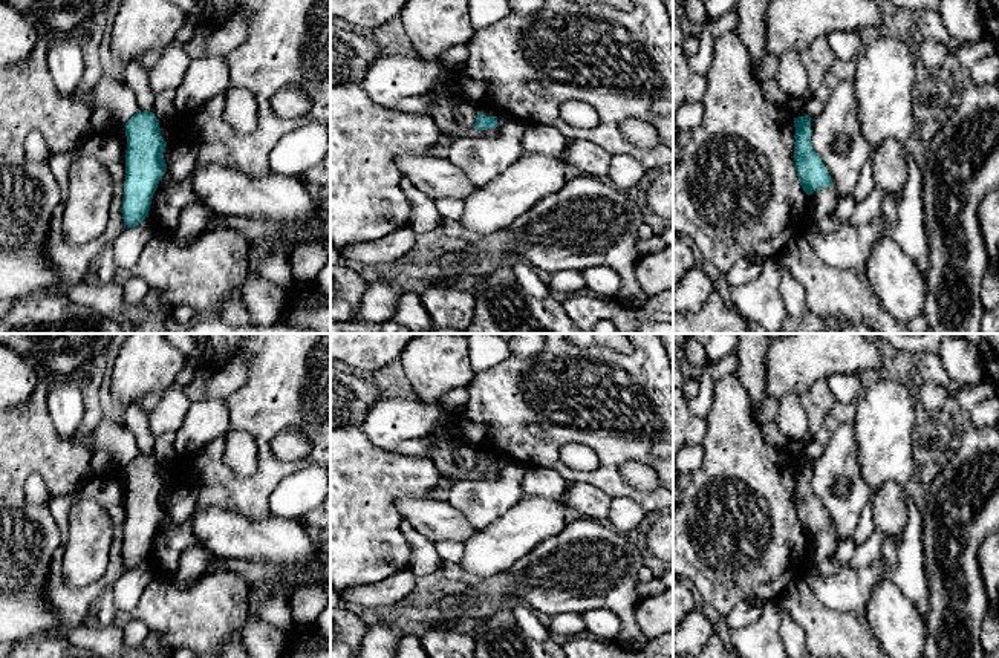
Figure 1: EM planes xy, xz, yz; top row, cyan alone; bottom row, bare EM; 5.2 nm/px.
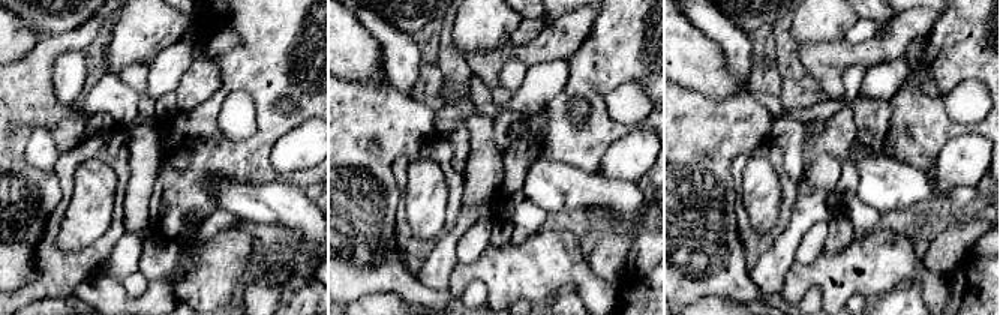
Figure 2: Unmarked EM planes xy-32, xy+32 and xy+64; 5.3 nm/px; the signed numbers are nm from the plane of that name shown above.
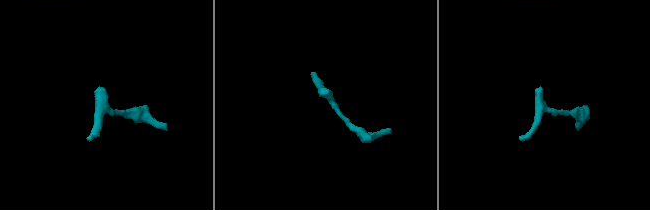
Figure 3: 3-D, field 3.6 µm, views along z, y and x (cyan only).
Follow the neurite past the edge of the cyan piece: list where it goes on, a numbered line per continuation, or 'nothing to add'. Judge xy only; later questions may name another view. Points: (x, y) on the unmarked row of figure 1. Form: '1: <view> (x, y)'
nothing to add

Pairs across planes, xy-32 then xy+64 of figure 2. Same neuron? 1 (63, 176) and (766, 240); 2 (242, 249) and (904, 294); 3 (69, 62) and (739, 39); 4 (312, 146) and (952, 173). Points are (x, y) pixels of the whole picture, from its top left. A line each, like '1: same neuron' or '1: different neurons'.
1: same neuron
2: different neurons
3: same neuron
4: same neuron

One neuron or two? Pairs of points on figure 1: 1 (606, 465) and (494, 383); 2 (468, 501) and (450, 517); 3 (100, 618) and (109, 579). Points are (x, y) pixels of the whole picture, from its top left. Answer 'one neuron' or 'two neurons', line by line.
1: one neuron
2: two neurons
3: two neurons

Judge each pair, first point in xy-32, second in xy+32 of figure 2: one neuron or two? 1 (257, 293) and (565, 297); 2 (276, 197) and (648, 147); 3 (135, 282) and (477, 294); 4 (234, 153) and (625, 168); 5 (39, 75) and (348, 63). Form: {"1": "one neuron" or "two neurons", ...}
{"1": "two neurons", "2": "two neurons", "3": "one neuron", "4": "two neurons", "5": "two neurons"}

